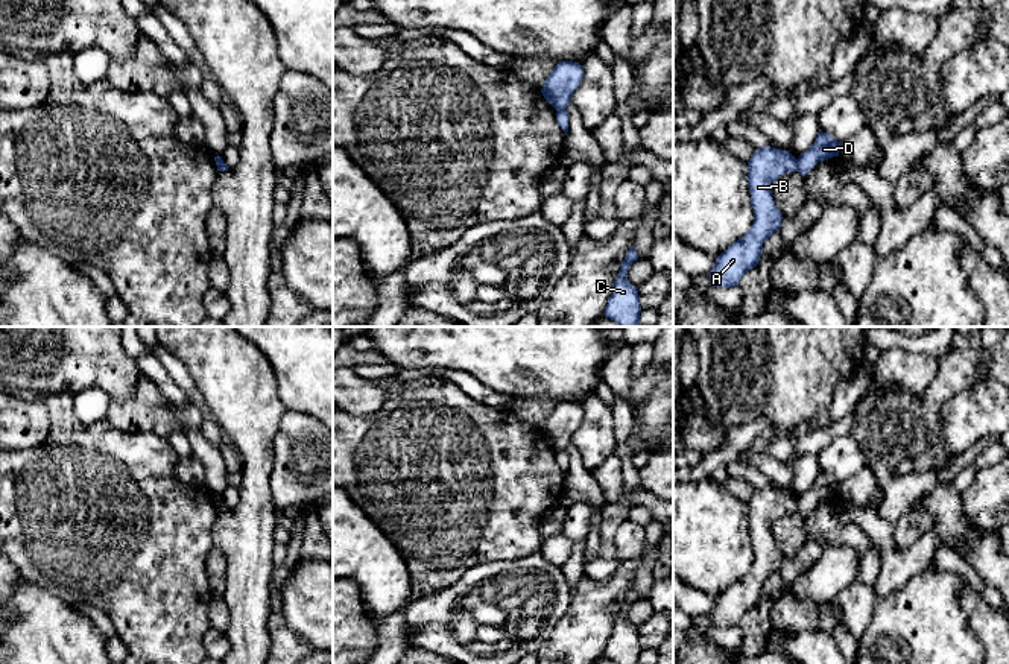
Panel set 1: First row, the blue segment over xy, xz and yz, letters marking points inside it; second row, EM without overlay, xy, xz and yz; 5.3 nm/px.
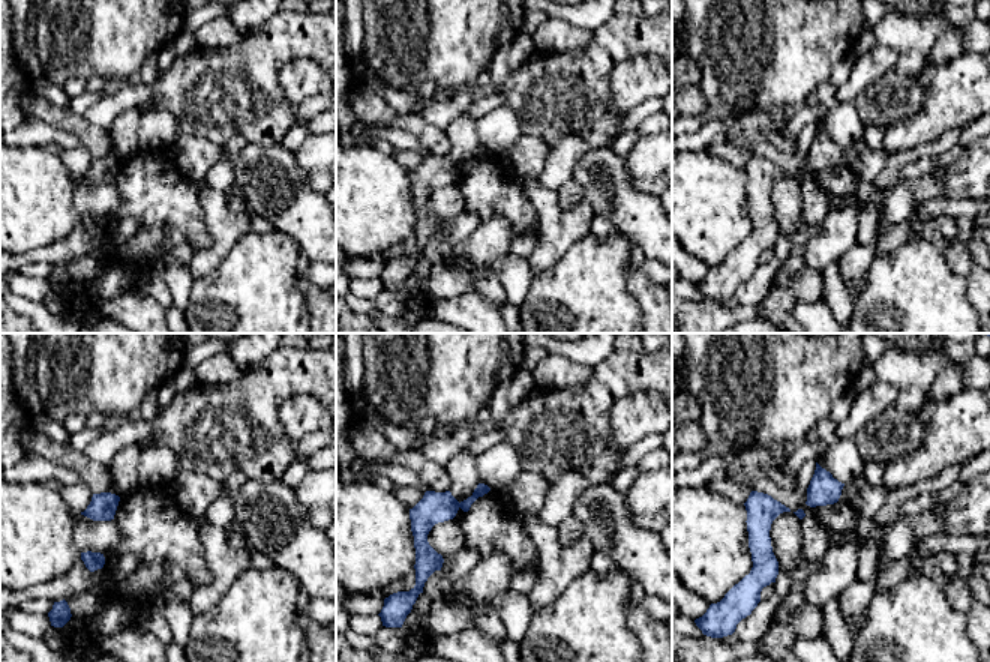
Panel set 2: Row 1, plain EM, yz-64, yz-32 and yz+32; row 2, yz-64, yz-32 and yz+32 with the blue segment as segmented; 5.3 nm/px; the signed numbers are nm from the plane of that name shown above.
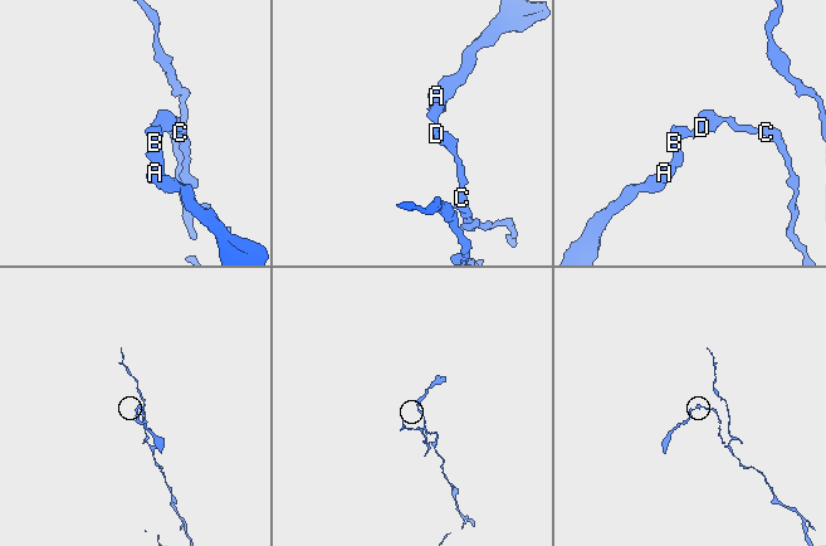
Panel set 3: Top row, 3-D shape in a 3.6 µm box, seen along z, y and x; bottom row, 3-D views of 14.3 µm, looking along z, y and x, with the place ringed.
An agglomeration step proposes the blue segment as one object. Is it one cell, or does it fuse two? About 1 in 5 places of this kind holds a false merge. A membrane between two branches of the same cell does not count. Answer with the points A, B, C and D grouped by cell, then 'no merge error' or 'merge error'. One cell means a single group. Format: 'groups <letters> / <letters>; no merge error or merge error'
groups A B / C D; merge error

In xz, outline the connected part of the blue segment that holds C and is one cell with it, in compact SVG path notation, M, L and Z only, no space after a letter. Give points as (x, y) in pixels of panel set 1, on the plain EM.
M634 587L629 588L617 620L612 626L612 634L605 647L605 656L617 664L640 664L640 637L638 629L634 628L628 618L628 609L638 600L638 594Z

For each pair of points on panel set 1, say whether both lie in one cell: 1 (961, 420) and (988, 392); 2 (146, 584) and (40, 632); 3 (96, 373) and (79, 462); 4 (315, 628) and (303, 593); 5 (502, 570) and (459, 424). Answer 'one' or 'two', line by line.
1: one
2: two
3: two
4: one
5: two

